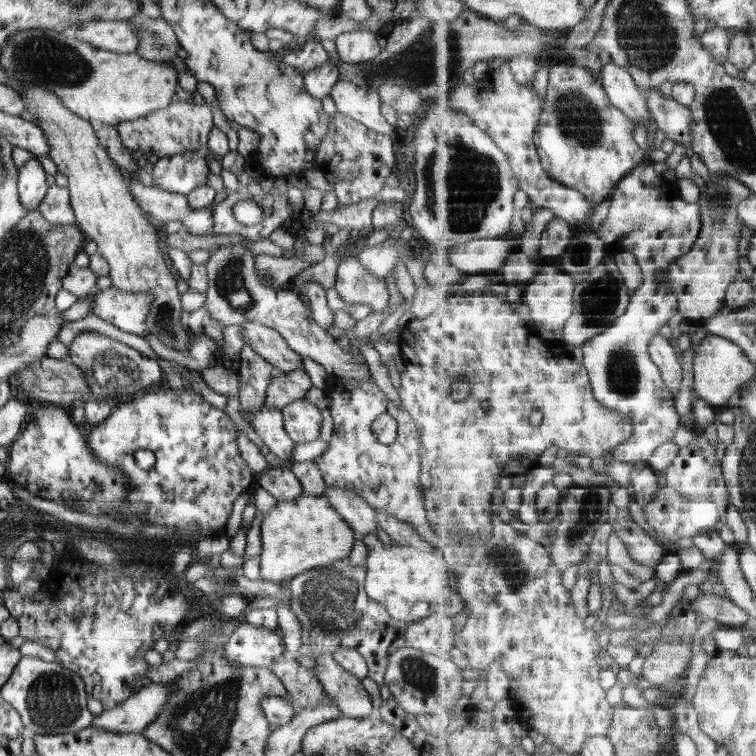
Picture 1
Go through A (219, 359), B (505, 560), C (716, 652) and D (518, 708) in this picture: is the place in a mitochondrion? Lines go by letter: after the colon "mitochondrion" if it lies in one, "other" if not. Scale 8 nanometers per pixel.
A: other
B: mitochondrion
C: other
D: other

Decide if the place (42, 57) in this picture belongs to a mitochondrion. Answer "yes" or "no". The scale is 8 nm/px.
yes

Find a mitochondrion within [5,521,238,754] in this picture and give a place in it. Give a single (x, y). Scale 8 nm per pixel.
(53, 702)

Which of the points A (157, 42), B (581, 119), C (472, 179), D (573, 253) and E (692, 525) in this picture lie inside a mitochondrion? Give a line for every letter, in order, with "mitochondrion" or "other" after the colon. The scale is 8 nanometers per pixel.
A: mitochondrion
B: mitochondrion
C: mitochondrion
D: mitochondrion
E: other

